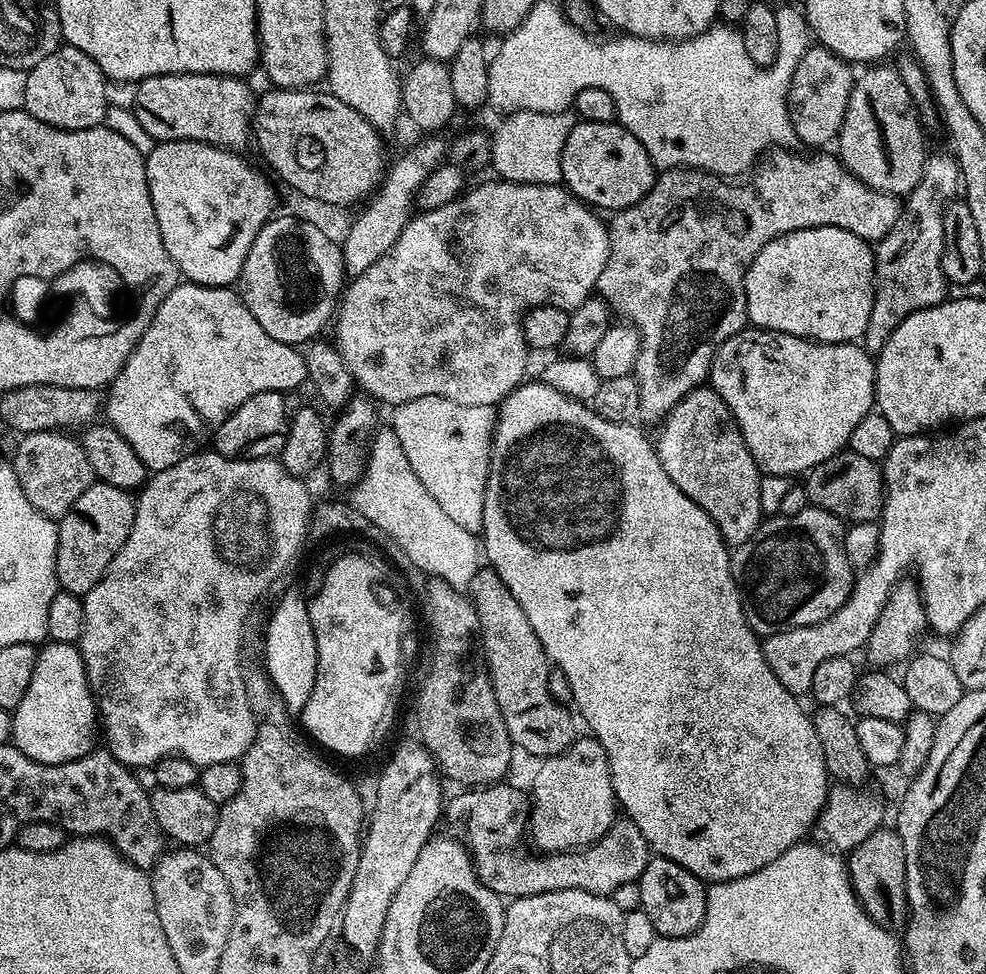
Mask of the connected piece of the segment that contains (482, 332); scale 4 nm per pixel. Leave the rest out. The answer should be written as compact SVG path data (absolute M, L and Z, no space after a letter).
M501 178L494 179L493 184L480 184L476 189L465 191L461 195L460 199L450 202L449 204L443 204L440 208L435 208L429 212L421 211L419 214L413 215L409 220L406 230L402 230L402 234L398 238L398 242L394 242L392 249L385 254L382 258L378 258L378 262L374 262L374 266L370 266L370 270L359 273L355 277L356 280L347 285L343 289L342 299L338 304L338 311L334 316L334 328L336 324L336 338L334 338L335 348L341 358L346 362L346 366L350 370L353 381L357 385L360 384L365 393L373 401L381 402L385 400L388 406L395 406L398 404L405 404L410 402L414 398L426 398L427 396L445 396L450 398L450 402L458 402L459 404L465 404L466 406L496 406L500 401L504 400L513 390L519 388L521 384L525 383L526 376L524 371L528 368L528 355L530 355L530 349L523 336L523 320L525 313L531 308L542 307L543 305L550 307L560 307L567 310L575 310L579 304L583 304L585 300L589 299L596 292L596 283L598 282L598 274L602 274L602 266L606 266L606 258L608 257L608 251L610 250L610 238L608 237L608 224L605 221L600 221L595 211L589 205L585 204L583 200L579 200L576 196L573 196L567 188L561 186L559 183L552 185L536 185L536 184L513 184L507 180Z

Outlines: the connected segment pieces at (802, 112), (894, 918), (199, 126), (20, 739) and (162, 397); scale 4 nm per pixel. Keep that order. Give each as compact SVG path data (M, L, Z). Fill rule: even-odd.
M810 46L806 54L802 54L802 62L798 62L798 70L794 70L794 78L790 78L788 87L790 122L801 145L828 146L835 141L850 98L854 79L852 68L849 61L835 56L829 48L823 46Z
M882 826L866 842L862 842L857 848L847 853L846 863L848 877L856 891L856 901L864 907L864 912L871 918L872 923L889 930L895 929L895 924L903 925L908 918L908 895L904 889L904 847L899 831L892 826Z
M171 72L170 74L162 74L161 76L151 76L145 80L139 81L135 85L136 88L136 120L140 123L140 128L148 136L153 136L153 141L163 142L166 140L197 140L203 144L213 144L215 148L226 148L229 150L244 150L250 137L253 135L252 118L256 115L257 97L252 96L252 92L248 89L247 79L239 76L215 76L214 74L194 74L193 72Z
M48 642L37 651L34 678L30 678L30 686L26 686L22 702L11 709L11 714L11 743L34 762L74 762L97 747L96 697L92 695L84 669L84 659L80 657L76 644Z
M181 282L177 284L174 290L170 290L170 294L166 294L166 298L158 306L150 326L146 326L142 338L125 360L124 369L112 379L106 392L106 420L114 430L118 430L118 434L122 434L122 438L126 438L126 442L130 442L130 446L134 446L134 454L138 454L138 458L142 458L149 473L155 474L182 462L182 458L201 451L207 445L204 443L207 440L209 443L213 439L216 428L222 426L222 422L226 422L226 418L230 418L230 414L234 414L234 410L238 410L238 406L242 406L242 402L246 402L246 398L254 398L254 394L262 394L263 392L288 394L291 393L291 388L296 388L307 380L308 371L304 361L304 352L299 347L286 342L278 342L278 338L270 338L270 334L266 334L266 330L262 330L258 318L254 318L254 314L250 314L250 310L245 306L239 291L233 290L231 287L208 288L205 284Z

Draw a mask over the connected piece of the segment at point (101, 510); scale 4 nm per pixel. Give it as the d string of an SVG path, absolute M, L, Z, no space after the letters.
M93 482L74 502L74 506L59 517L56 533L58 550L56 551L56 582L63 591L72 592L78 597L86 593L104 577L114 554L126 542L130 526L134 526L136 500L127 488L110 486L103 482Z

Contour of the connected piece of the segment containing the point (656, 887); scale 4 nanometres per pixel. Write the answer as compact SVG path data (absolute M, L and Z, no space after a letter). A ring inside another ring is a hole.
M656 856L649 859L646 870L642 870L638 881L640 886L639 911L654 922L657 937L662 936L690 936L698 930L706 914L705 881L699 880L690 870L678 866L678 862Z

